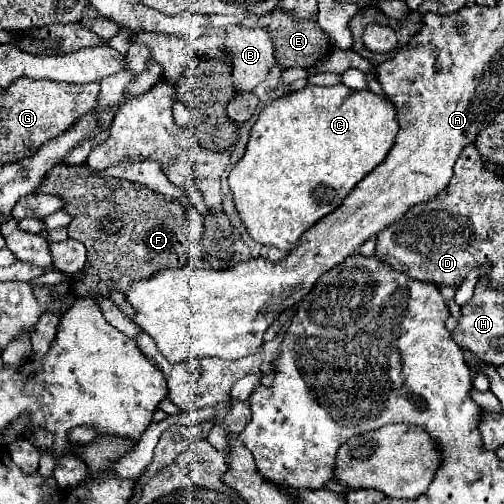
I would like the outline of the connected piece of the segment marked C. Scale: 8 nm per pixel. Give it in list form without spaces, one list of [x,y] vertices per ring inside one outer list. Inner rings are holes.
[[[342,83],[334,87],[306,85],[302,91],[270,101],[250,129],[242,159],[238,159],[228,175],[234,205],[248,235],[260,245],[274,245],[290,251],[308,227],[332,213],[356,183],[384,161],[394,145],[396,133],[396,107],[390,101],[370,91],[352,91]]]

